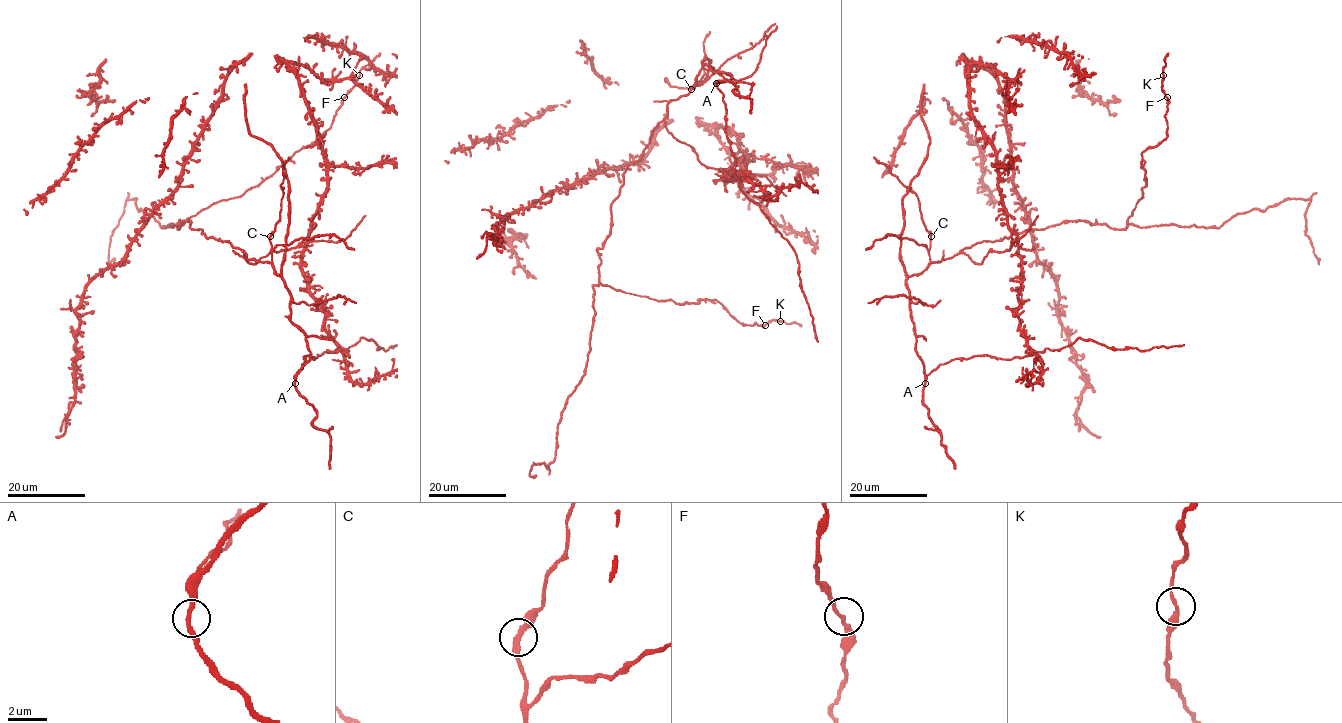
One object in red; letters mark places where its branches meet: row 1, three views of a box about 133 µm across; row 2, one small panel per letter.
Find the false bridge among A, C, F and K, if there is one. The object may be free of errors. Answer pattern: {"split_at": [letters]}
{"split_at": ["C"]}

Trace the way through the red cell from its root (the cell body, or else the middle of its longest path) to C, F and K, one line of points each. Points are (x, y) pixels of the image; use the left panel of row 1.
C: (301, 245), (270, 251), (249, 263), (243, 253), (246, 258), (271, 260), (269, 236)
F: (301, 245), (249, 263), (228, 241), (177, 224), (258, 186), (322, 137), (344, 97)
K: (301, 245), (249, 263), (228, 241), (177, 224), (240, 197), (320, 139), (359, 76)

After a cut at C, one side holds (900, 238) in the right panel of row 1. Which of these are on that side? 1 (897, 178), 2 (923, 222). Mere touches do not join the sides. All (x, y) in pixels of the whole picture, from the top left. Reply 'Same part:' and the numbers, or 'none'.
Same part: none

